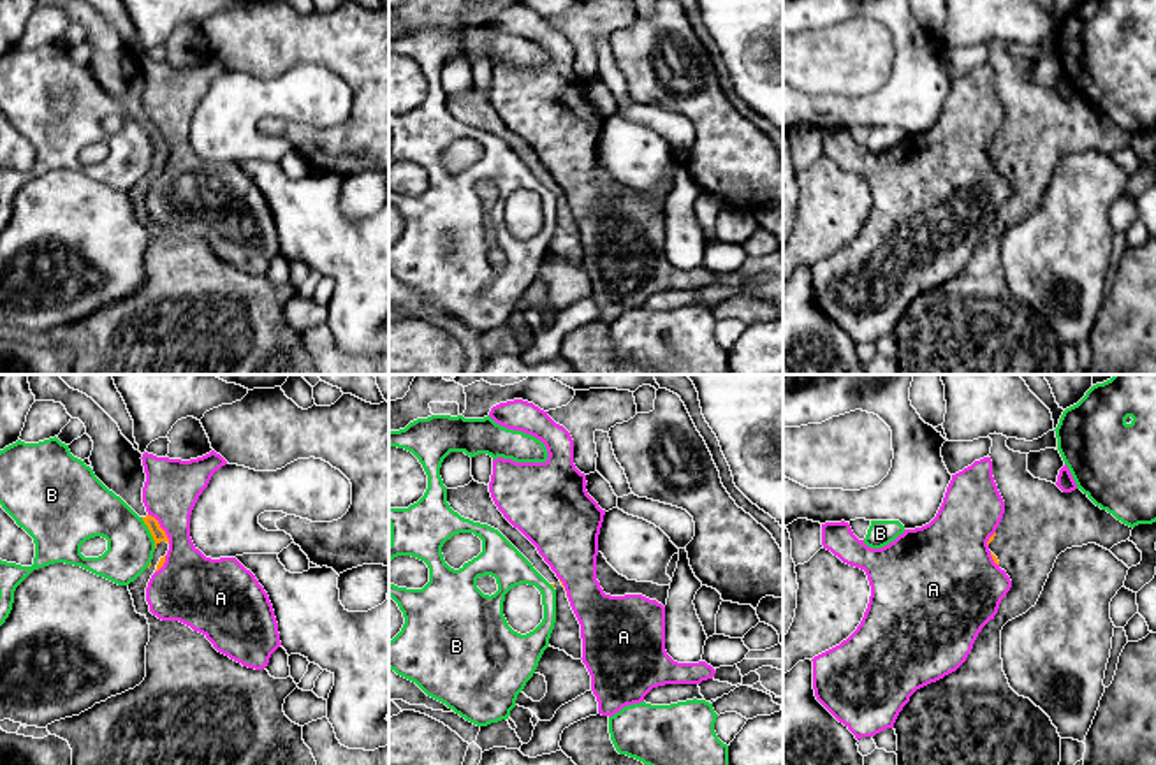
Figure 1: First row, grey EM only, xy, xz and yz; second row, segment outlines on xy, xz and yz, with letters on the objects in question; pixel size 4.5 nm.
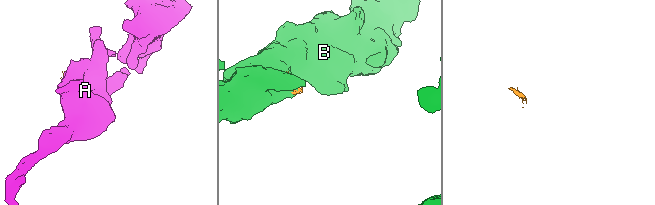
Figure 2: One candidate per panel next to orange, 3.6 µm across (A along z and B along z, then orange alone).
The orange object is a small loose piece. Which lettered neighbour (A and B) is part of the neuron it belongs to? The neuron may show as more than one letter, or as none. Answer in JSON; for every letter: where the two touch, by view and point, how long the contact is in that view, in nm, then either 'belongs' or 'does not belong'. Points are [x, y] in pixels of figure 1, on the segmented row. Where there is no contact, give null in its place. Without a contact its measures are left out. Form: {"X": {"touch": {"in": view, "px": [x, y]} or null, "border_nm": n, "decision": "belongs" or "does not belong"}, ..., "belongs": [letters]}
{"A": {"touch": {"in": "xy", "px": [160, 528]}, "border_nm": 170, "decision": "does not belong"}, "B": {"touch": {"in": "xy", "px": [150, 531]}, "border_nm": 160, "decision": "does not belong"}, "belongs": []}

